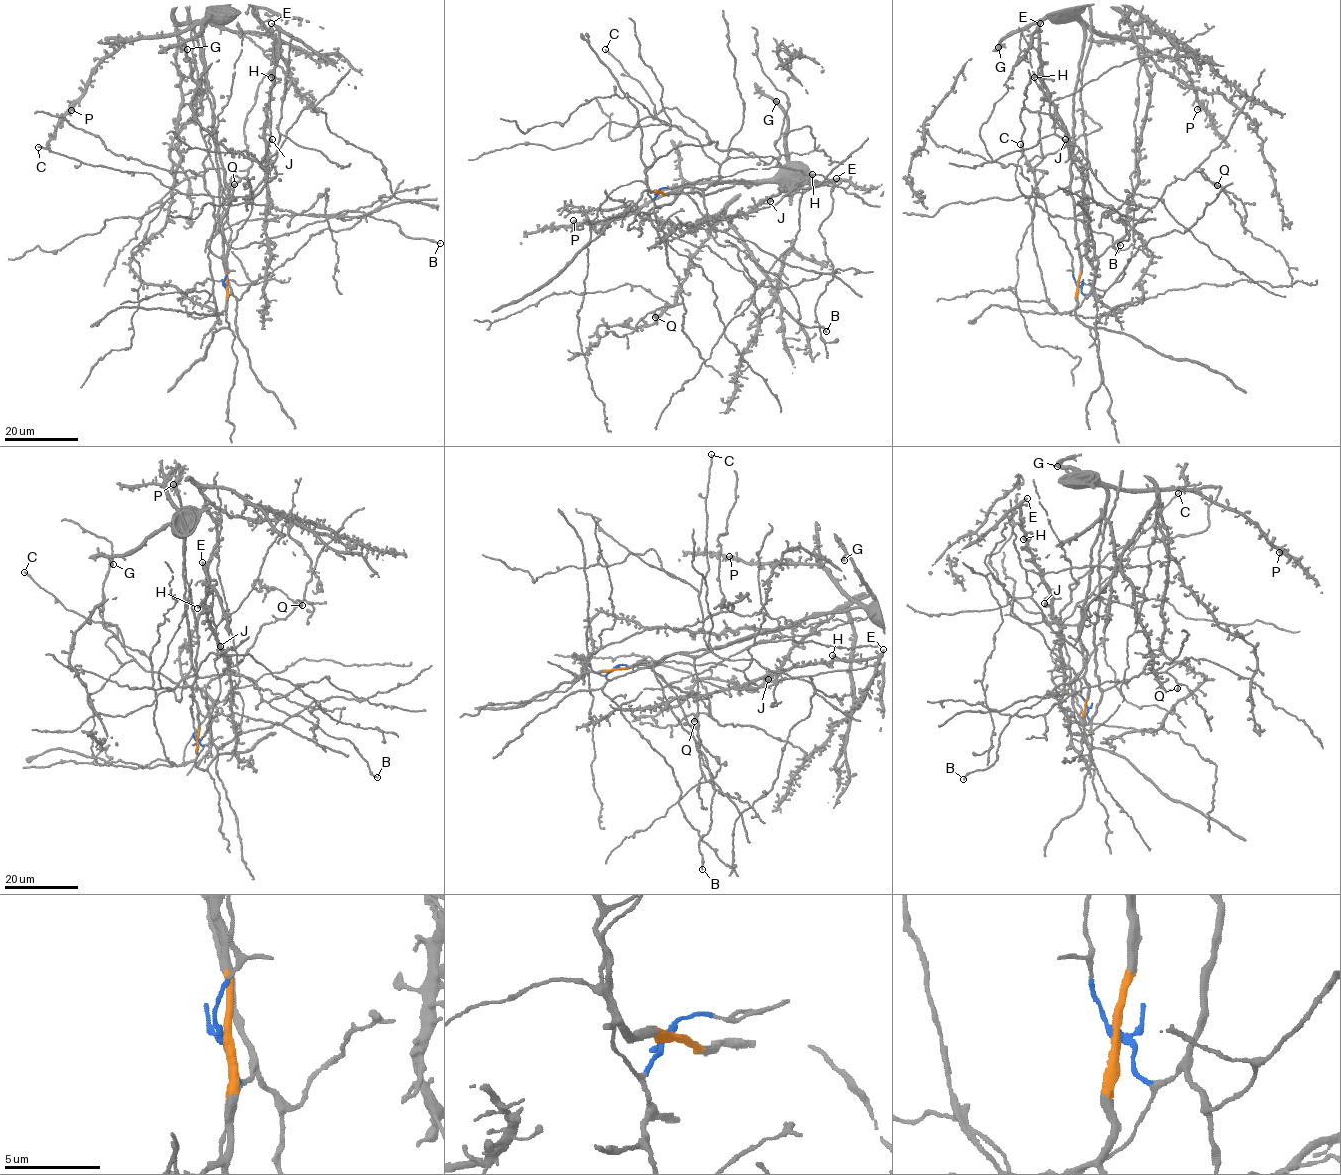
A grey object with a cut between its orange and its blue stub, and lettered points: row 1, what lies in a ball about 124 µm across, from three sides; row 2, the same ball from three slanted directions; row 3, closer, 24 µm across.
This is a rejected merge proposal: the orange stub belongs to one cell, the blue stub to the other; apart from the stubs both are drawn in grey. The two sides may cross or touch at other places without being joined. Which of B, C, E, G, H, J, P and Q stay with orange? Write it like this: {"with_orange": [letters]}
{"with_orange": ["B", "C", "E", "G", "H", "J", "P"]}

